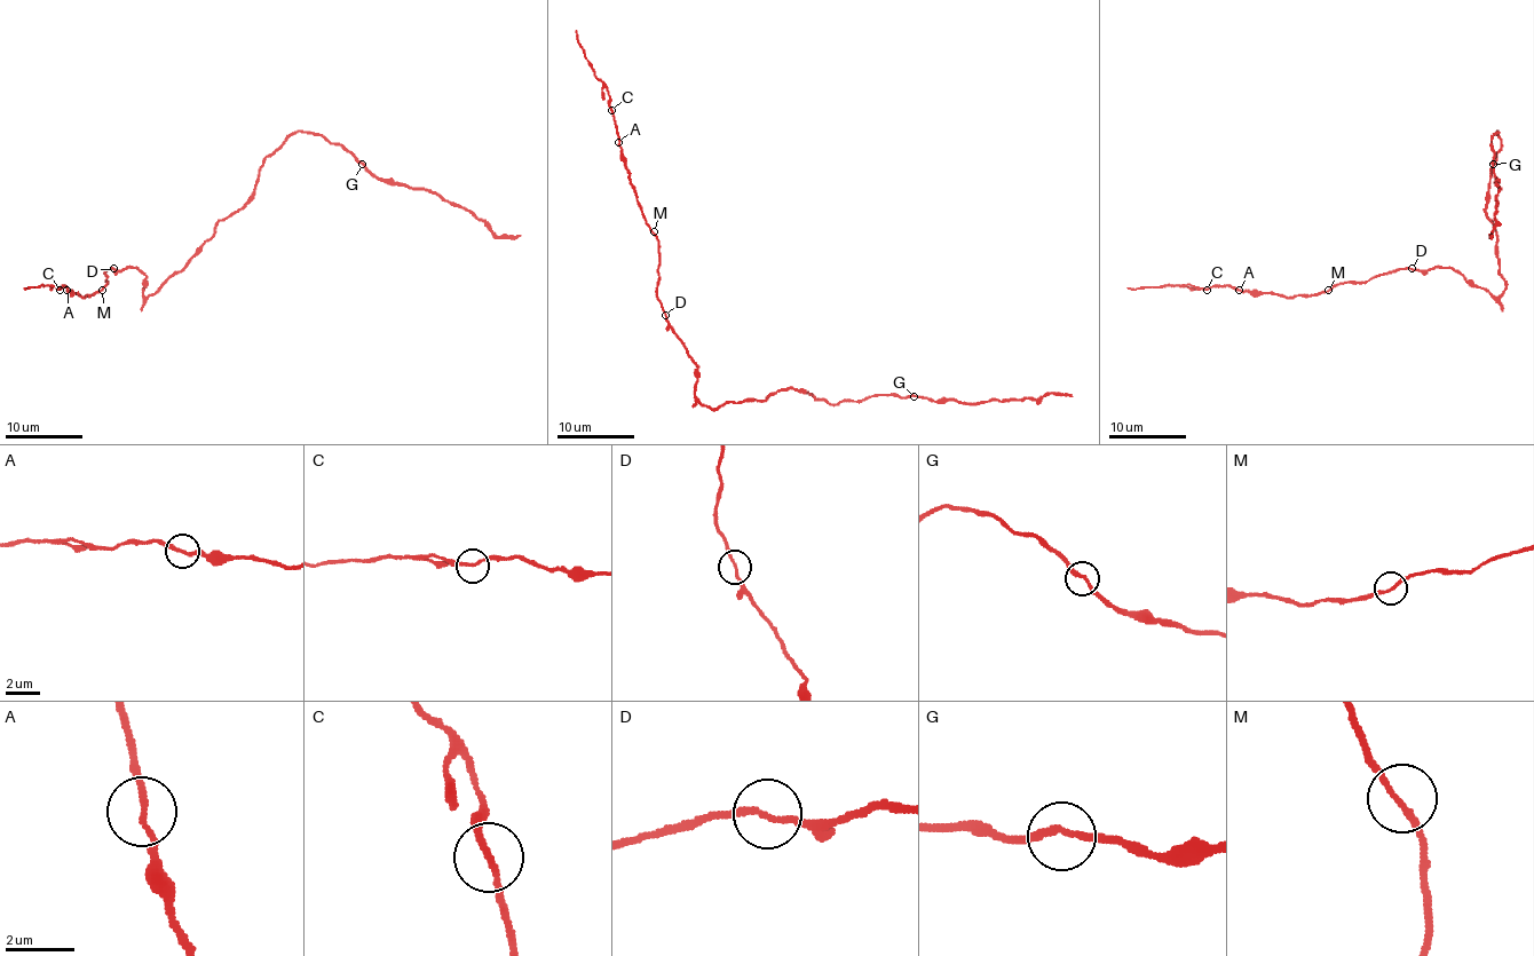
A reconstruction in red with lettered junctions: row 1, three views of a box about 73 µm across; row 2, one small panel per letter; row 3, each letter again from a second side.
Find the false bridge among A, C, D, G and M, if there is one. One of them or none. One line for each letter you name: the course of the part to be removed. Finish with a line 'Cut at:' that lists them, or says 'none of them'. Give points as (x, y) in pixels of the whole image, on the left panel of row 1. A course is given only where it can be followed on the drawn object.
Cut at: none of them

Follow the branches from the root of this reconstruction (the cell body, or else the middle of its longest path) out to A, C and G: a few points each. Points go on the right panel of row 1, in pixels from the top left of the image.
A: (1499, 275), (1504, 282), (1499, 295), (1442, 267), (1398, 268), (1309, 295), (1239, 290)
C: (1499, 275), (1504, 282), (1499, 295), (1442, 267), (1398, 268), (1309, 295), (1283, 298), (1230, 286), (1206, 290)
G: (1499, 275), (1497, 234), (1486, 211), (1495, 152), (1501, 147), (1497, 131), (1492, 139), (1493, 164)

